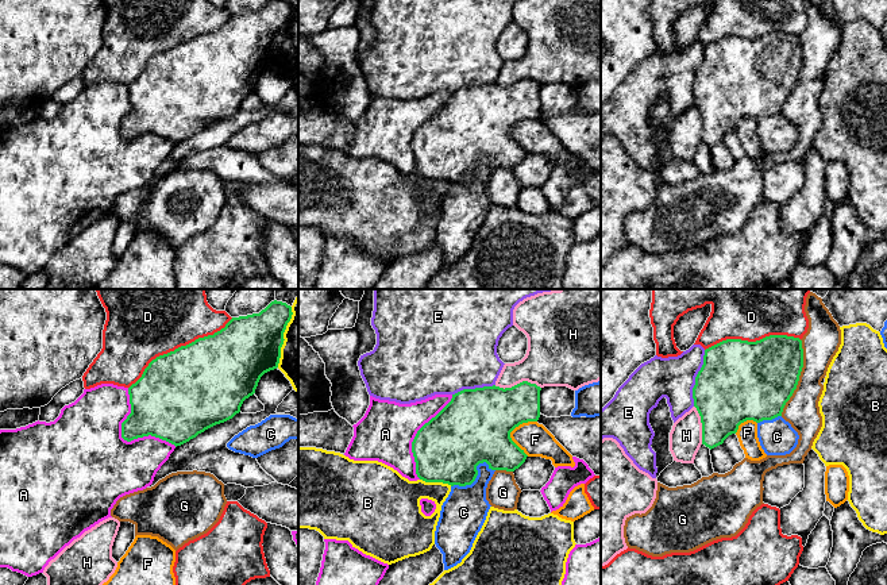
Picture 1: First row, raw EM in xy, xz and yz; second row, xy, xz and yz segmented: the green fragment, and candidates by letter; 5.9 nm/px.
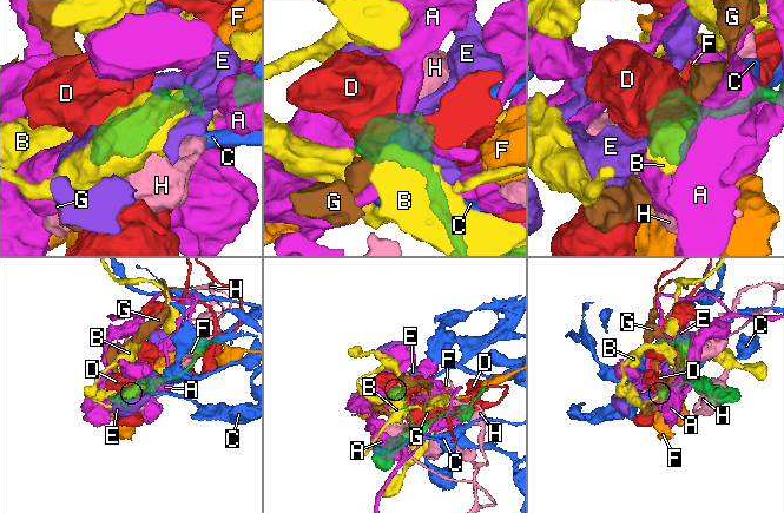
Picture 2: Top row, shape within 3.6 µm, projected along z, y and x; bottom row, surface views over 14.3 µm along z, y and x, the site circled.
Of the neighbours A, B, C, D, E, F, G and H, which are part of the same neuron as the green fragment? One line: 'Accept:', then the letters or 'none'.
Accept: F

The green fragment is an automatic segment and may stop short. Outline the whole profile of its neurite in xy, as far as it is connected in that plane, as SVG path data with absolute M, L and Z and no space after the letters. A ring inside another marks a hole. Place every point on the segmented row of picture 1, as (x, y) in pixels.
M274 300L259 313L232 317L213 335L198 338L153 359L142 377L128 388L131 413L122 423L122 438L131 442L151 435L177 447L205 430L232 419L240 412L243 401L255 393L261 377L278 367L284 332L292 315L290 305Z

